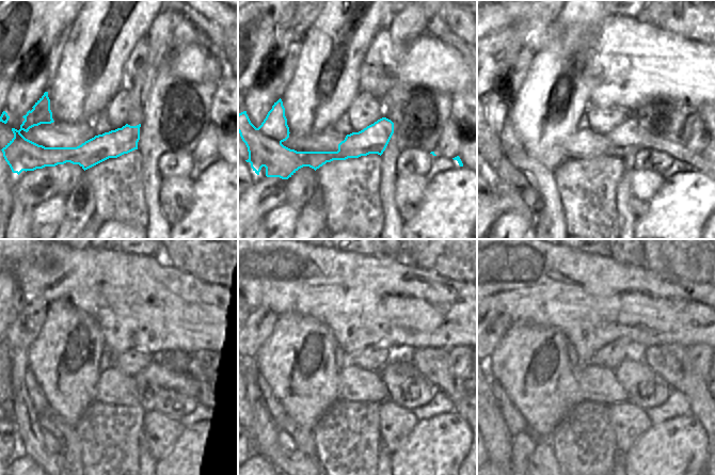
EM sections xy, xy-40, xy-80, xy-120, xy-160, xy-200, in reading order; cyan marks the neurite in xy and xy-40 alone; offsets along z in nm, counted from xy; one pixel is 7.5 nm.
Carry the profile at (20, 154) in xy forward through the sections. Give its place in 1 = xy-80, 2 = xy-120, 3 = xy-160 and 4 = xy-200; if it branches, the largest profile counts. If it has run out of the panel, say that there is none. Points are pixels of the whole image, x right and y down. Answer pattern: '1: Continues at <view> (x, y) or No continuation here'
1: Continues at xy-80 (630, 136)
2: Continues at xy-120 (155, 374)
3: Continues at xy-160 (455, 389)
4: Continues at xy-200 (693, 385)

